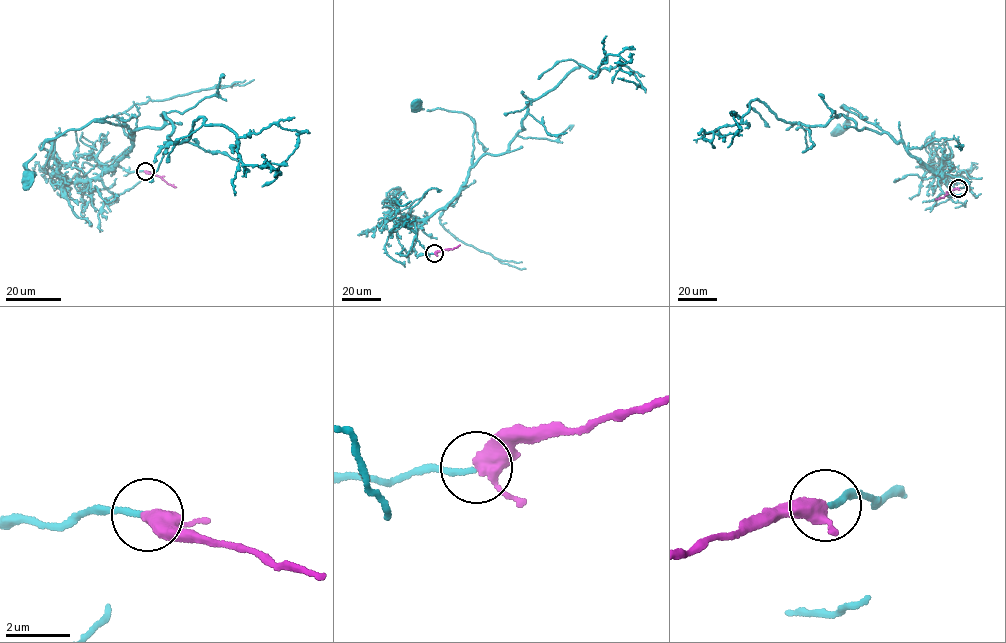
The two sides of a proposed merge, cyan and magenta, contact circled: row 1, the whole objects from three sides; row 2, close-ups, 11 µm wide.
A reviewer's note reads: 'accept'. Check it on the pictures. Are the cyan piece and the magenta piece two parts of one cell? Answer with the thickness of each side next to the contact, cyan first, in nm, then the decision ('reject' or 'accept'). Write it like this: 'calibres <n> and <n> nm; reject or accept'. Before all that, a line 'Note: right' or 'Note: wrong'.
Note: right
calibres 170 and 400 nm; accept

